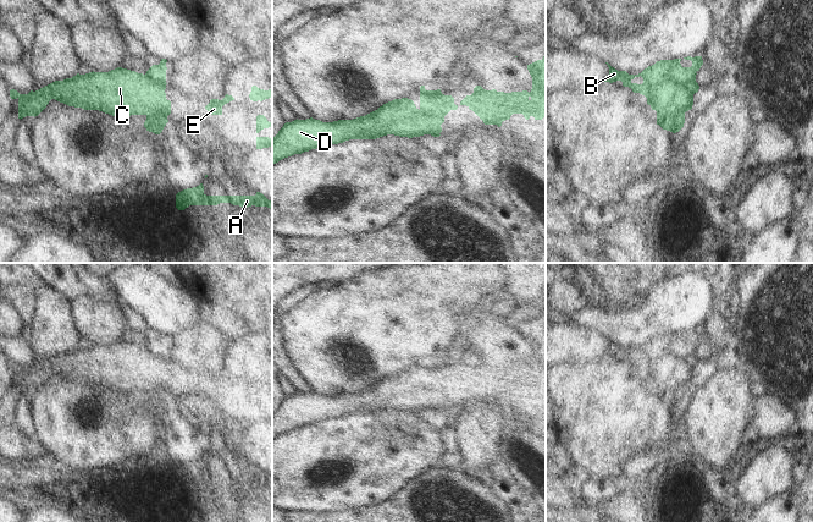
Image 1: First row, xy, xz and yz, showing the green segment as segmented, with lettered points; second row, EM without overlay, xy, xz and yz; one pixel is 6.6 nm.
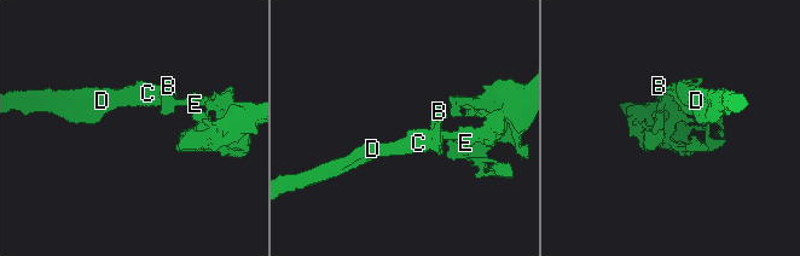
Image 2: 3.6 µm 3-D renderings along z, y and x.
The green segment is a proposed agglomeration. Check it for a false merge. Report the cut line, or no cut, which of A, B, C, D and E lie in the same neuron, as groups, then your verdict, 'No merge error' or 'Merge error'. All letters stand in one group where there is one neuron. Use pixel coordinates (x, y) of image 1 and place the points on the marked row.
No split. Groups: A B C D E. No merge error.

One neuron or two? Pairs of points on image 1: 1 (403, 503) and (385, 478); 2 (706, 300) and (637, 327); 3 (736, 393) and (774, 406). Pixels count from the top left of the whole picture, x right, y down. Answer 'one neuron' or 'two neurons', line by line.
1: two neurons
2: one neuron
3: two neurons

